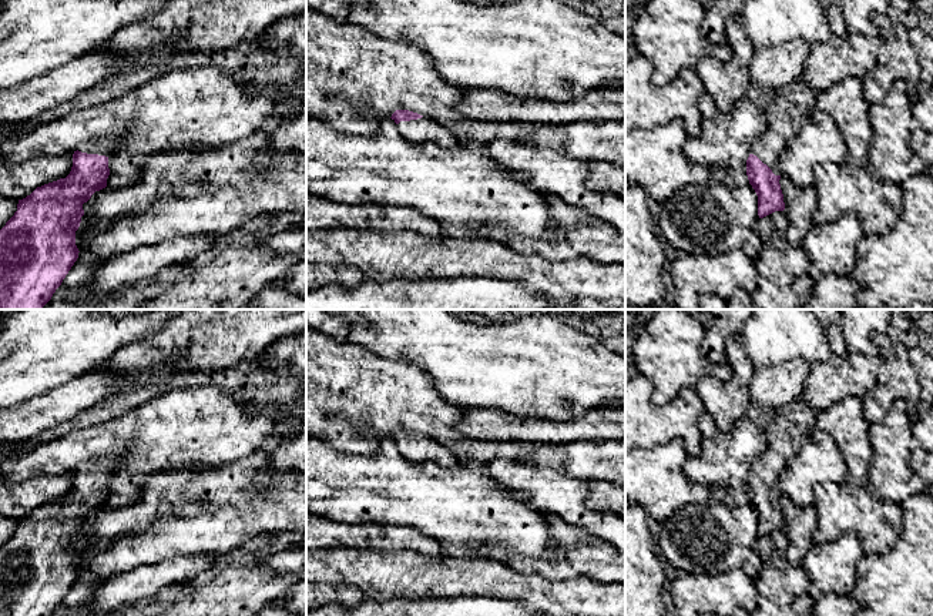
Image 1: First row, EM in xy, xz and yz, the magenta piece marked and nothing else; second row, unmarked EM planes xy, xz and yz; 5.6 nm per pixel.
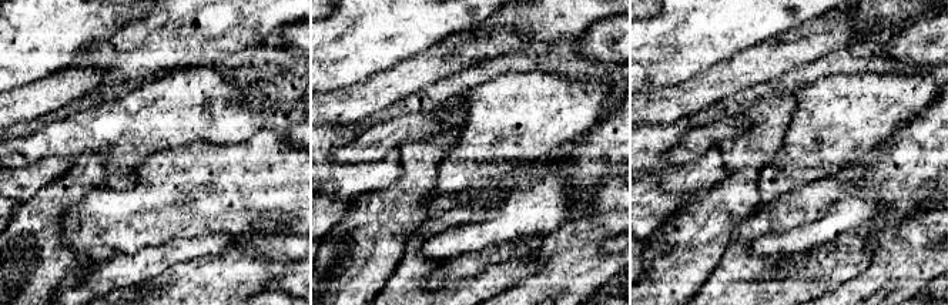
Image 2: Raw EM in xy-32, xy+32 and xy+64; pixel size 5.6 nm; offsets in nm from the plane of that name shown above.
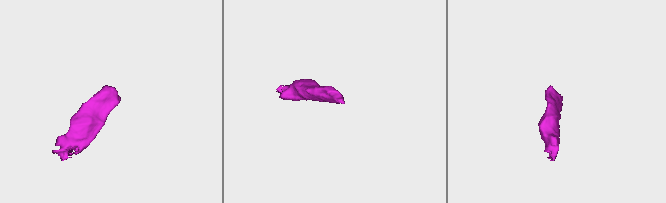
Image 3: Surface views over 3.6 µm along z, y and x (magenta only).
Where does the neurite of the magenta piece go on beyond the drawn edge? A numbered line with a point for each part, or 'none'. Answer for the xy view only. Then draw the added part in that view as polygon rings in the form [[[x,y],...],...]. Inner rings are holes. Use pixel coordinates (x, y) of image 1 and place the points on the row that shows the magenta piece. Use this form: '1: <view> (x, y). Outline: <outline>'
1: xy (106, 147). Outline: [[[103,140],[97,143],[81,144],[78,147],[78,151],[87,154],[105,155],[110,158],[114,155],[114,143],[111,140]]]

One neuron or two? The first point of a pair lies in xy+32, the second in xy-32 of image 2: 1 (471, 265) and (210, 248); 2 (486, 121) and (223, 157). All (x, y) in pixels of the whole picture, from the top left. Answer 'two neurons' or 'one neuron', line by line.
1: one neuron
2: two neurons

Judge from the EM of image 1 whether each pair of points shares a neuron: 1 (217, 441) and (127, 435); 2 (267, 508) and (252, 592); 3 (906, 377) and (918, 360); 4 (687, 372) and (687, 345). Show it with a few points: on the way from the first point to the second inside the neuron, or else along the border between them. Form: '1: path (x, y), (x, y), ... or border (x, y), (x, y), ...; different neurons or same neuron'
1: path (194, 435), (150, 435); same neuron
2: border (291, 531), (258, 534), (232, 549); different neurons
3: border (890, 341), (895, 350), (908, 360), (918, 381); different neurons
4: path (687, 365), (687, 352); same neuron

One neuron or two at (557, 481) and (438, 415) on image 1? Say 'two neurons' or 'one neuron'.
one neuron

